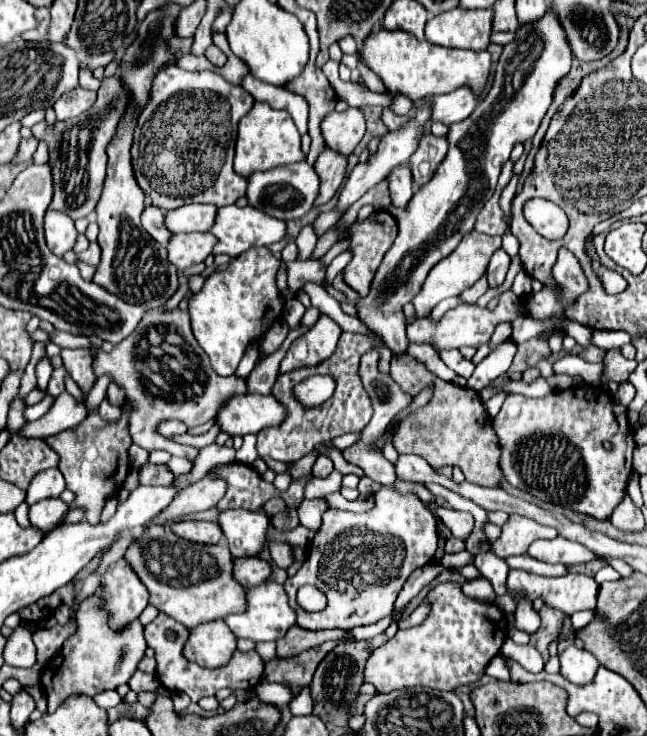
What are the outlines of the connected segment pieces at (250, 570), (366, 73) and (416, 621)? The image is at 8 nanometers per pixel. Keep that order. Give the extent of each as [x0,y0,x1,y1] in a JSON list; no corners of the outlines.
[[232,556,270,588],[358,64,388,94],[398,603,430,629]]

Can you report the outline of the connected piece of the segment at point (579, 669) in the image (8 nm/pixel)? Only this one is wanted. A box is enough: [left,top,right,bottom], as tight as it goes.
[560,646,598,684]

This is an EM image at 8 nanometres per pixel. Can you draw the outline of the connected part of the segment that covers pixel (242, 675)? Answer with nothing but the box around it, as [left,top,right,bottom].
[144,614,264,702]

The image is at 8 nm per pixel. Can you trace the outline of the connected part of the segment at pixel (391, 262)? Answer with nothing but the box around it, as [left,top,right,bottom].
[356,8,574,354]

